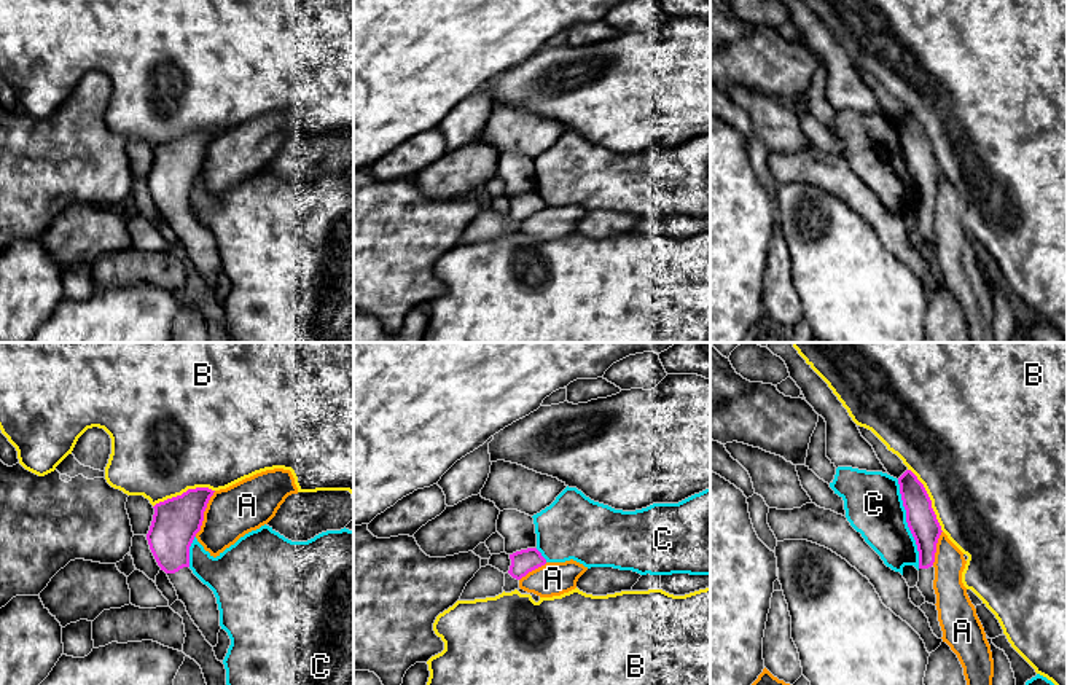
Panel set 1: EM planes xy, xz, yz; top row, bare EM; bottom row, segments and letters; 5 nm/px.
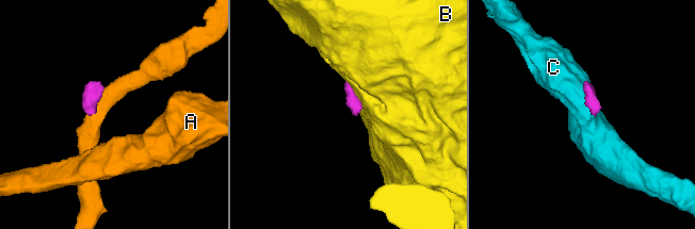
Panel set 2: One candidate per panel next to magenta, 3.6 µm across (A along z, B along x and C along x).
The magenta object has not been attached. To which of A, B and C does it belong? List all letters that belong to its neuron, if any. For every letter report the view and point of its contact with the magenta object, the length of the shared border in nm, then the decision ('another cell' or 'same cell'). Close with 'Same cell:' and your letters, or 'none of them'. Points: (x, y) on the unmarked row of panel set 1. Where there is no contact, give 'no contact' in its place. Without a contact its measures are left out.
A: xy (203, 156) | 260 nm | another cell
B: yz (930, 144) | 360 nm | another cell
C: yz (908, 168) | 460 nm | another cell
Same cell: none of them

